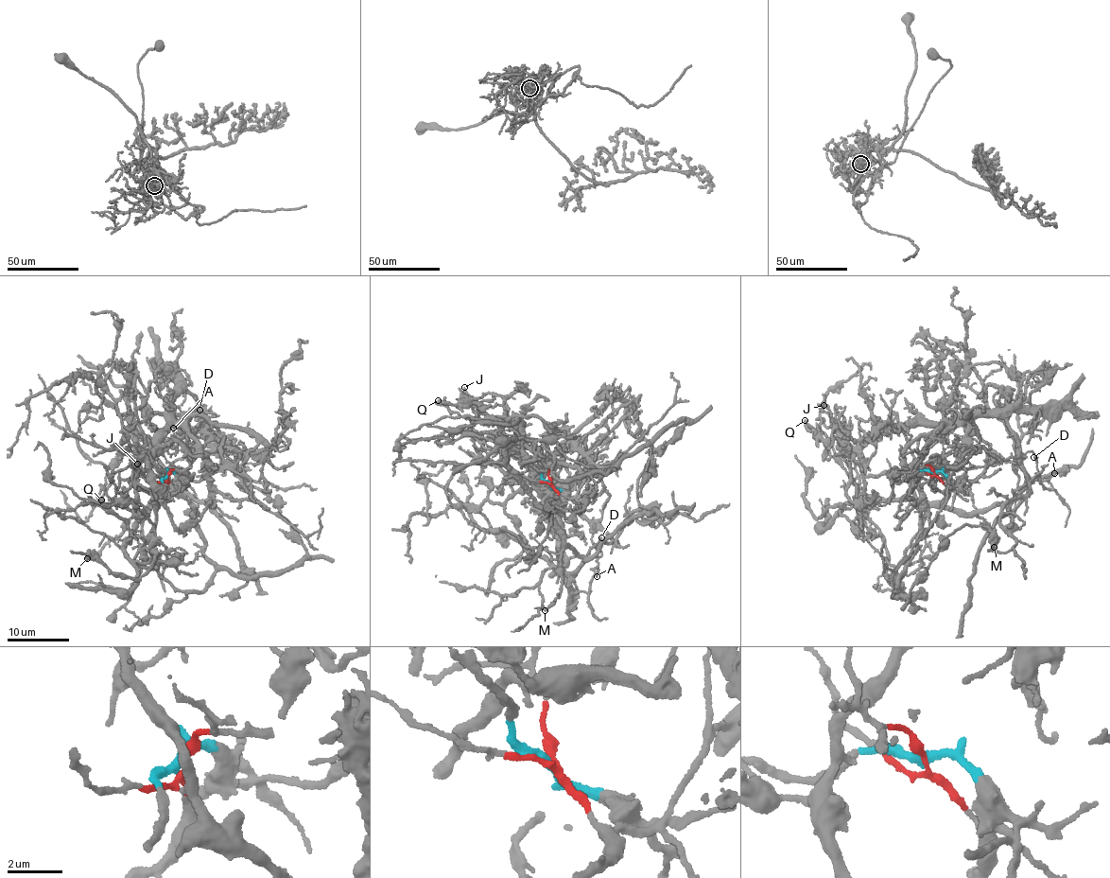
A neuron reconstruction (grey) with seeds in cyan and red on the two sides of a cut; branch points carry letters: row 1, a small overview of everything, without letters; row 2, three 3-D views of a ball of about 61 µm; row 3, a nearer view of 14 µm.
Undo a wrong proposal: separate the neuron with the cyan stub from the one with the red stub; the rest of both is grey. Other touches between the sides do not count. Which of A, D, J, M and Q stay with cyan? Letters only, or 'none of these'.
J, Q

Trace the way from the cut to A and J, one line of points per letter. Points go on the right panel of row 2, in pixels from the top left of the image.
A: (934, 472), (944, 504), (978, 514), (1027, 481), (1050, 489), (1040, 482), (1054, 473)
J: (934, 472), (923, 470), (905, 477), (889, 473), (865, 475), (837, 430), (830, 411), (823, 405)

